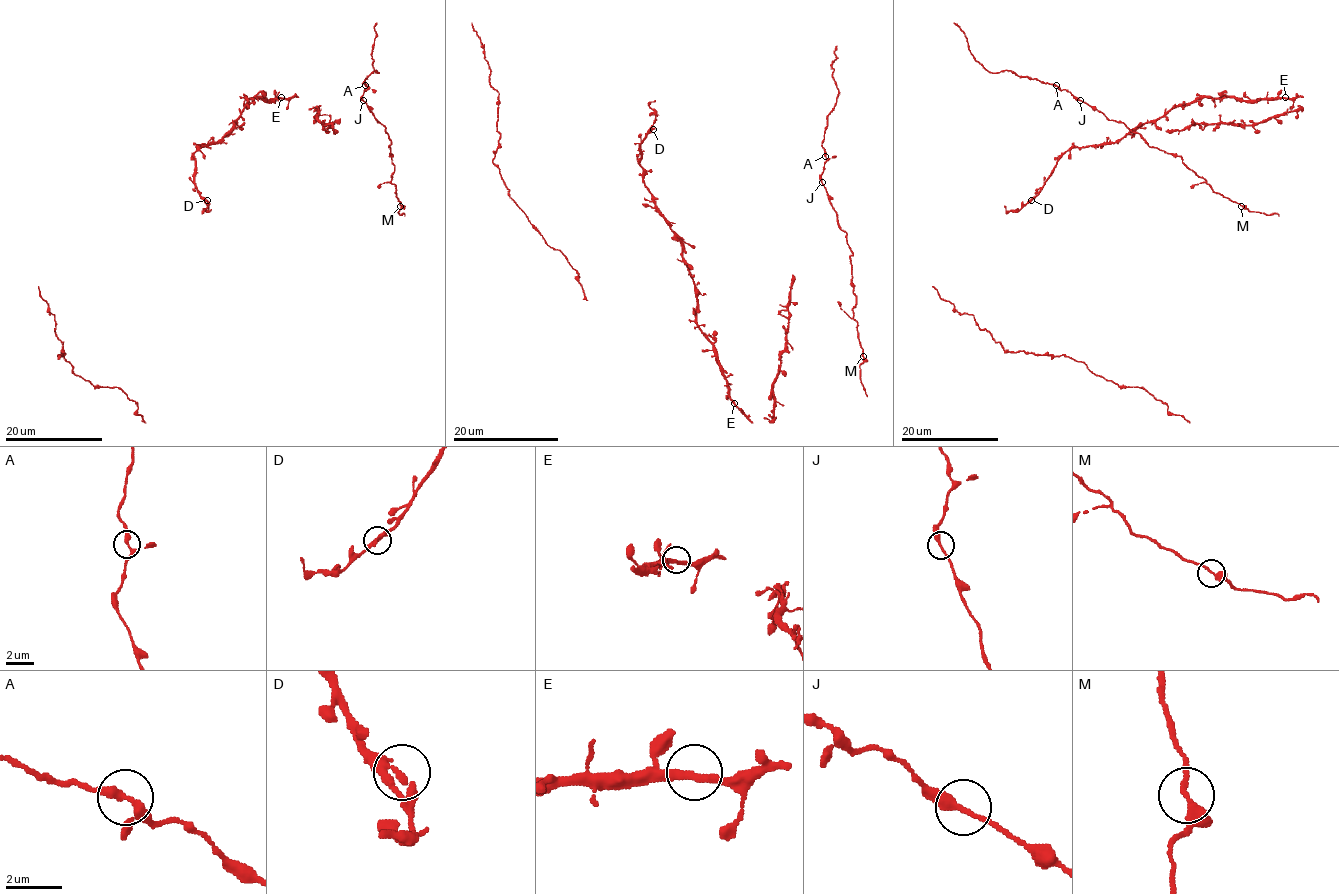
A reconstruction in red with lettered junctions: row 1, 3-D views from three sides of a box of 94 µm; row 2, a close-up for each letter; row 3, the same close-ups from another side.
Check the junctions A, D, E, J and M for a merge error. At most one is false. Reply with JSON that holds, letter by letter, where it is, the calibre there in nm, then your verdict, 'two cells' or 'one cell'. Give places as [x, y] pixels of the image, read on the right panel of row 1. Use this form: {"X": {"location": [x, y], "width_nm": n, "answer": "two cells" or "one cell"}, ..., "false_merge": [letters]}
{"A": {"location": [1056, 85], "width_nm": 320, "answer": "one cell"}, "D": {"location": [1031, 200], "width_nm": 320, "answer": "one cell"}, "E": {"location": [1285, 97], "width_nm": 280, "answer": "one cell"}, "J": {"location": [1080, 100], "width_nm": 240, "answer": "one cell"}, "M": {"location": [1241, 206], "width_nm": 280, "answer": "one cell"}, "false_merge": []}

